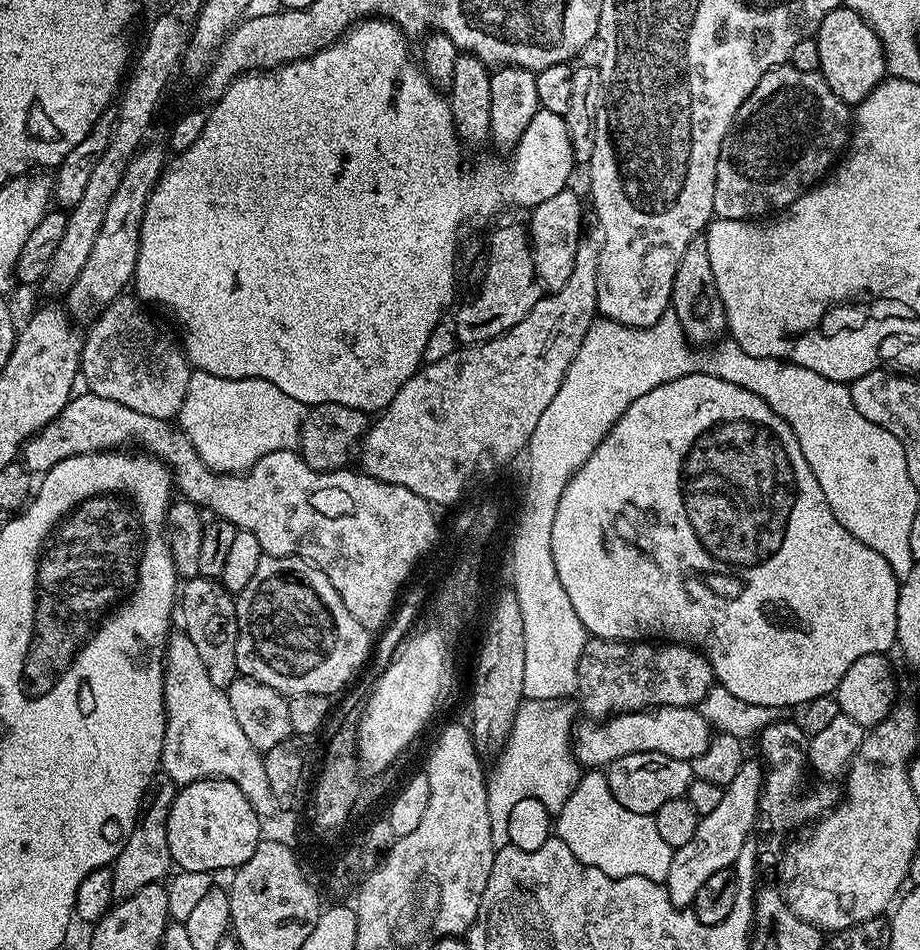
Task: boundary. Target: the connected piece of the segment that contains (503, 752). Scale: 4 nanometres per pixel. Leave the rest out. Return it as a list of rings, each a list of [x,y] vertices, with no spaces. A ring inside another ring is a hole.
[[[571,699],[525,700],[516,711],[508,741],[495,757],[492,776],[490,772],[487,777],[490,838],[497,849],[509,843],[510,810],[522,798],[538,798],[552,814],[559,814],[566,806],[566,798],[570,798],[582,775],[582,765],[573,753],[577,720],[578,708]]]

